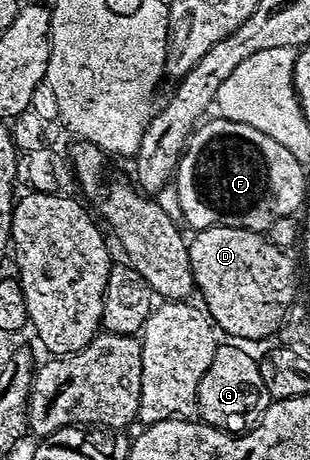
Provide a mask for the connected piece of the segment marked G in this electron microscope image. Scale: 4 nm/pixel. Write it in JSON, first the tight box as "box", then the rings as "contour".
{"box":[197,342,269,434],"contour":[[[235,342],[220,343],[213,354],[213,362],[201,378],[197,416],[200,421],[222,432],[242,434],[250,432],[267,409],[269,397],[263,387],[259,360]]]}

